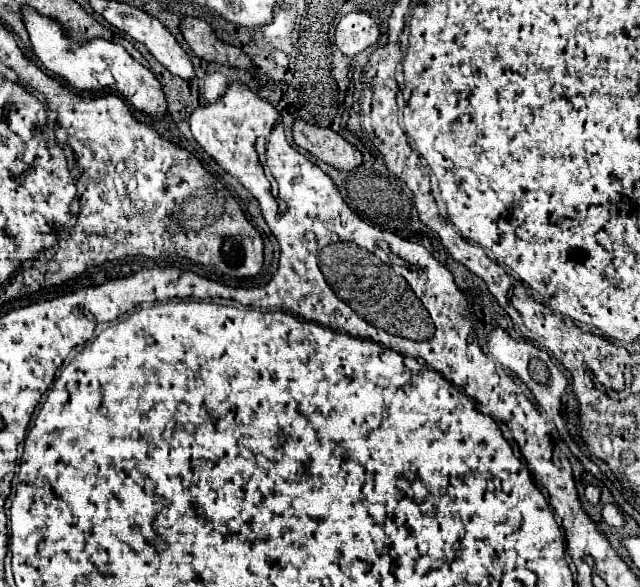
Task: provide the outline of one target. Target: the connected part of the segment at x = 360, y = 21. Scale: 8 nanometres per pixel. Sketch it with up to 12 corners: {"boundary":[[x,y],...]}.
{"boundary":[[366,12],[340,20],[334,42],[346,56],[376,46],[380,28]]}

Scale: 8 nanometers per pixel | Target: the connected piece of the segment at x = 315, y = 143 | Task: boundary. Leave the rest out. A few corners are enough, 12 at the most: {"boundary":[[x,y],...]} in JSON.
{"boundary":[[298,120],[294,142],[338,170],[362,166],[362,152],[330,128]]}

